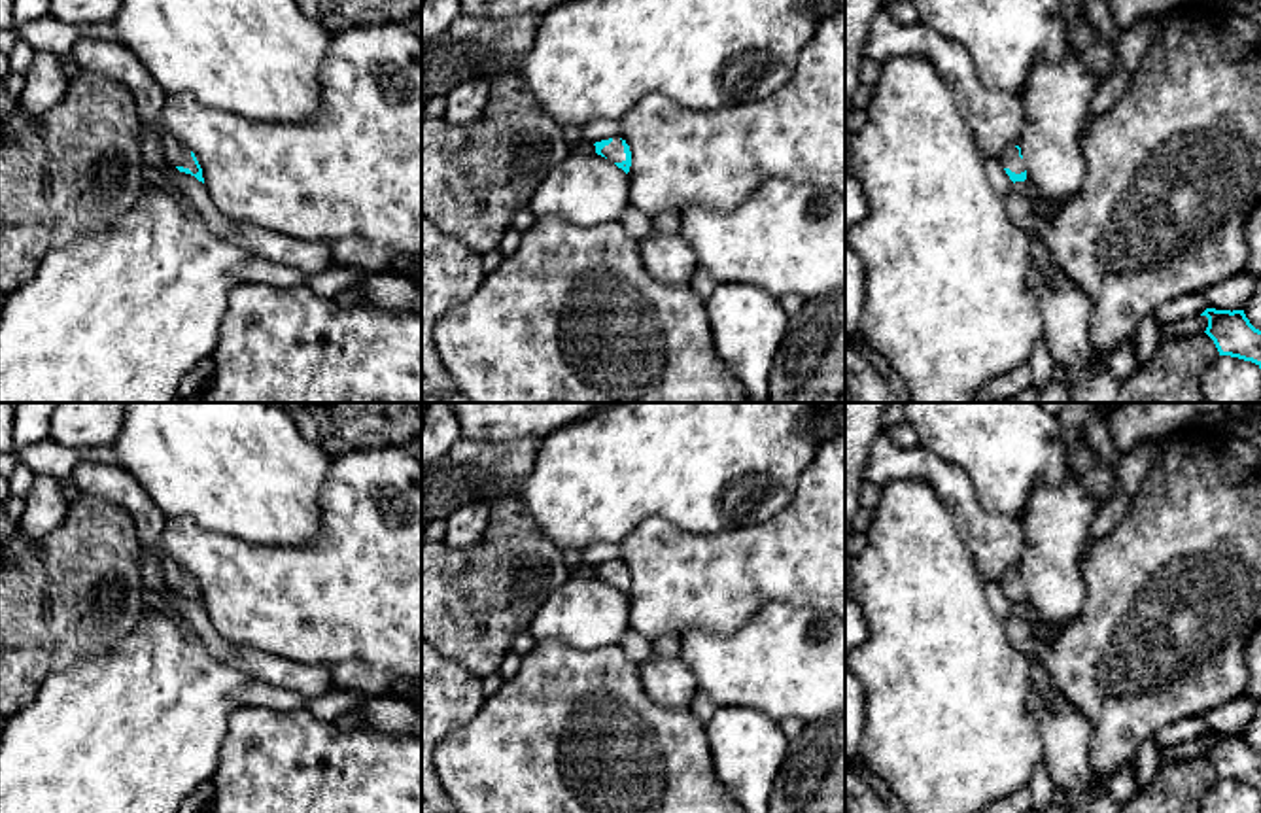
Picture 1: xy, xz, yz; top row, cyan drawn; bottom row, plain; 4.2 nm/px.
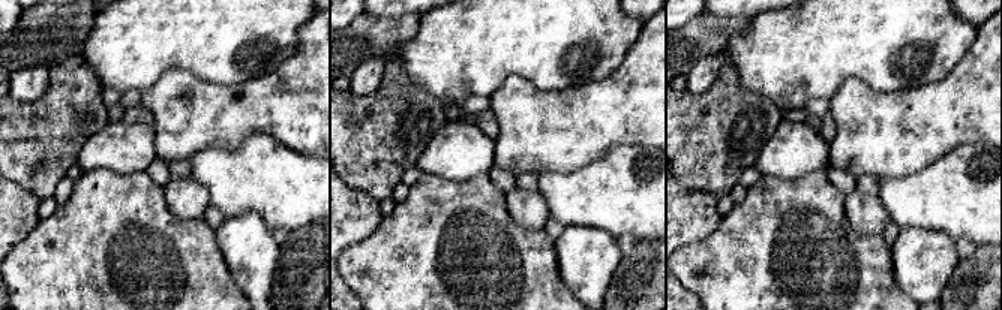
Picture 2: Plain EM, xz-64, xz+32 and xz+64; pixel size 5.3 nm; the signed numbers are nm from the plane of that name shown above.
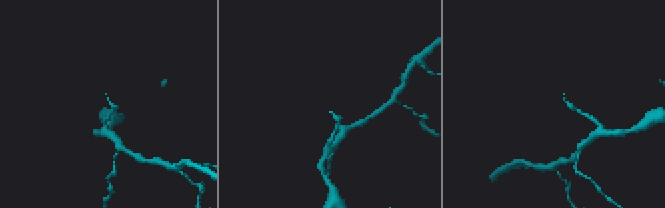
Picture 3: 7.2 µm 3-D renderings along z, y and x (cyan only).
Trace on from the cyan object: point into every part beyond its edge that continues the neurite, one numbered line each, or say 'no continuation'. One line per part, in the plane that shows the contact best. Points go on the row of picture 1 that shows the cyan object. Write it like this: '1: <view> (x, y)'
1: xy (112, 59)

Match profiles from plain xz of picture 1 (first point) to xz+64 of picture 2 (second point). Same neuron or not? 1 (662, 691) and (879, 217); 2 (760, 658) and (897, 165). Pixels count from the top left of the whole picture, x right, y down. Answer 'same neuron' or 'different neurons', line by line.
1: same neuron
2: different neurons

